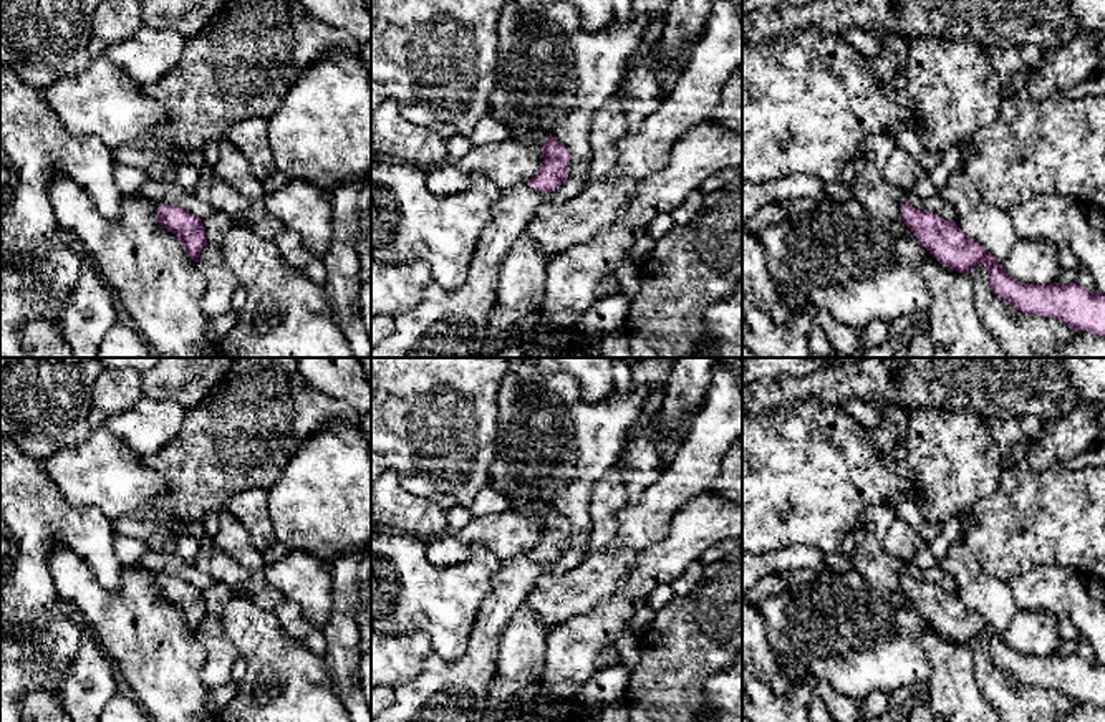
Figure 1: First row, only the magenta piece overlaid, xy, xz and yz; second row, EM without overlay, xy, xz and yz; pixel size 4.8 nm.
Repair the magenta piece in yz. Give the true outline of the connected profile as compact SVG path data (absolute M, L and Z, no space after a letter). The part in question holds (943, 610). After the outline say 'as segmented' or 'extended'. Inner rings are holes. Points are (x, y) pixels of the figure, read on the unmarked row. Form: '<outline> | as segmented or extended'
M906 571L901 575L901 591L944 638L969 646L974 638L984 636L992 664L1016 681L1064 692L1078 704L1088 702L1105 707L1105 666L1100 662L1088 664L1077 654L1034 656L1017 652L954 591L919 581Z | as segmented

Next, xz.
M509 498L510 505L542 520L540 542L527 553L530 560L553 563L568 546L570 522L553 507L545 507L530 498Z | extended

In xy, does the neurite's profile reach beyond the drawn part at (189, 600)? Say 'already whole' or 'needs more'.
already whole

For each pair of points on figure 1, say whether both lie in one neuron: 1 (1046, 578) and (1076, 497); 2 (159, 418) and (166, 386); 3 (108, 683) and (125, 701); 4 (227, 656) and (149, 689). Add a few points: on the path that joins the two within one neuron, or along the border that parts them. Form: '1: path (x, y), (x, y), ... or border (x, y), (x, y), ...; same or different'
1: border (1013, 575), (1042, 565), (1062, 565), (1084, 580); different
2: border (143, 394), (168, 398), (184, 409); different
3: border (123, 689), (105, 704); different
4: border (196, 633), (204, 649), (201, 678), (212, 688); different

